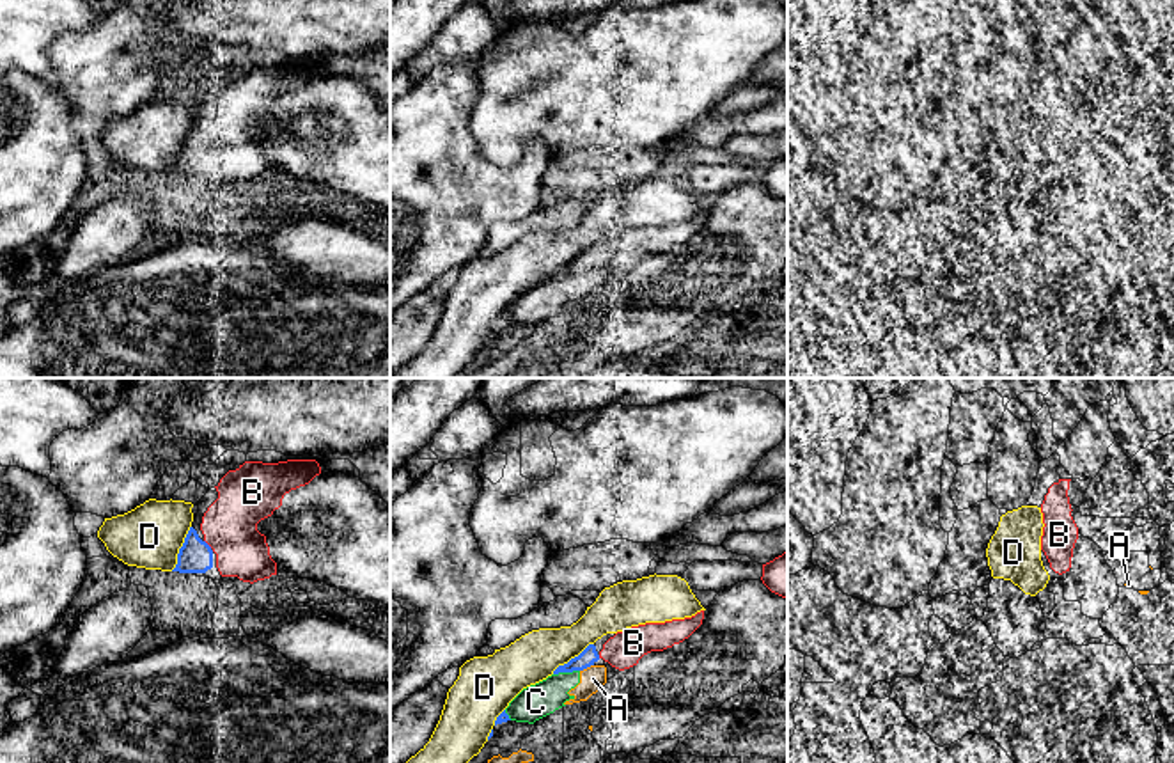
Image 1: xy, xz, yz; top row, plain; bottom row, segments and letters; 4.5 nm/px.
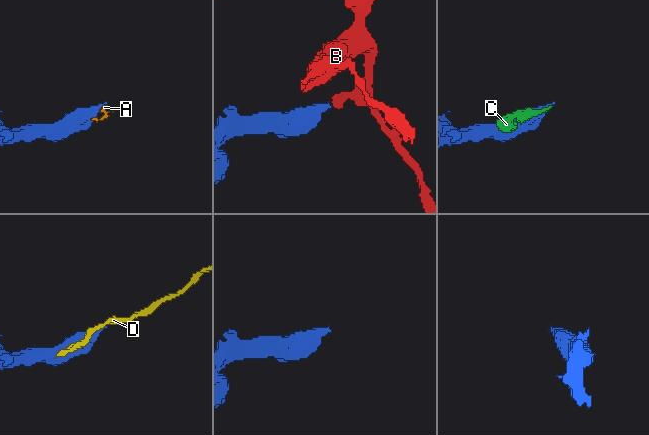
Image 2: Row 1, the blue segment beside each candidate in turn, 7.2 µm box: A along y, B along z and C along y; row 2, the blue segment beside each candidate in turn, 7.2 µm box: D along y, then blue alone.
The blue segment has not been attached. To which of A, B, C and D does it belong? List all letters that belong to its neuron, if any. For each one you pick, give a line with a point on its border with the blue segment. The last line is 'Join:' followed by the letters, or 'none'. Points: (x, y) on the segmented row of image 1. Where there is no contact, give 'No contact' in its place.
B: Touches blue at xy (206, 543)
Join: B

